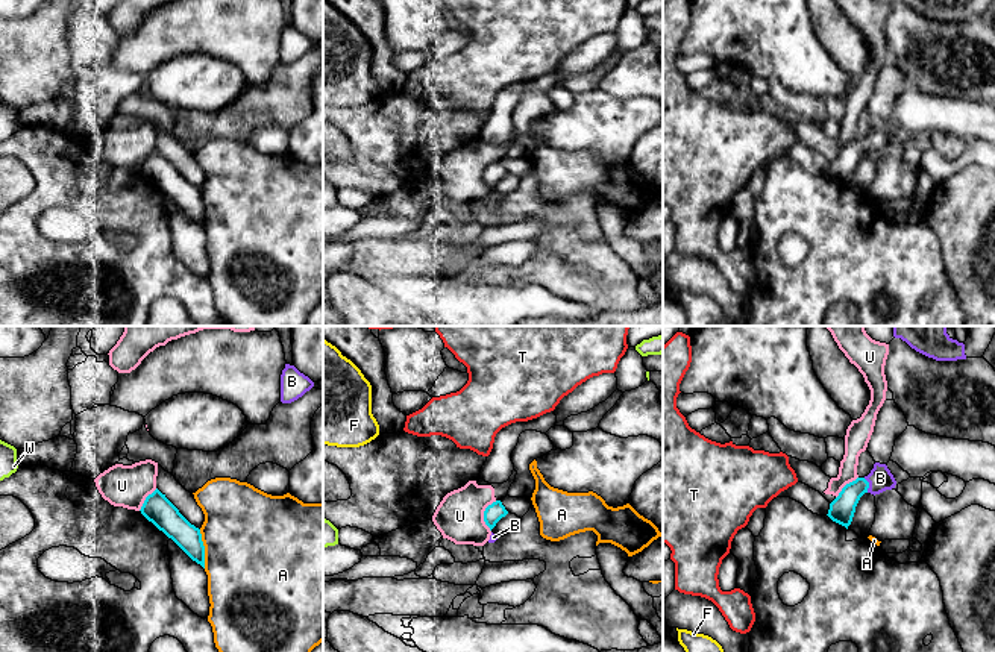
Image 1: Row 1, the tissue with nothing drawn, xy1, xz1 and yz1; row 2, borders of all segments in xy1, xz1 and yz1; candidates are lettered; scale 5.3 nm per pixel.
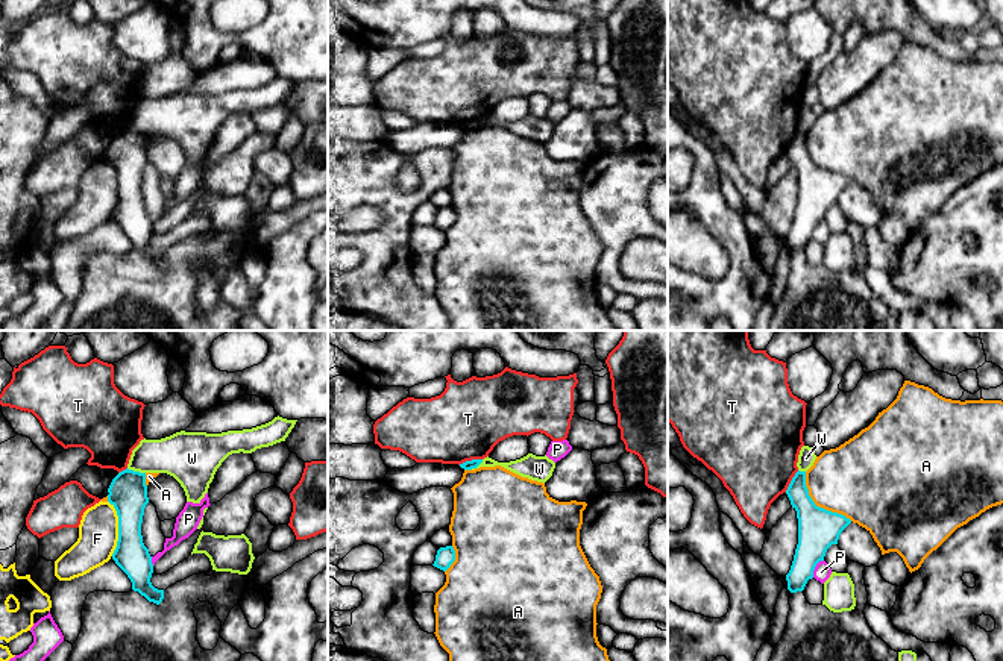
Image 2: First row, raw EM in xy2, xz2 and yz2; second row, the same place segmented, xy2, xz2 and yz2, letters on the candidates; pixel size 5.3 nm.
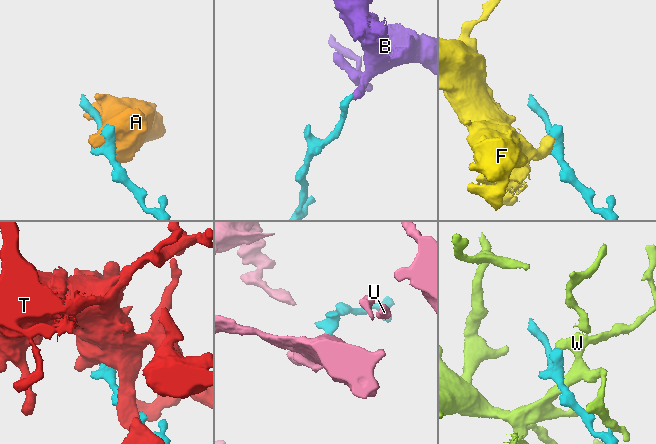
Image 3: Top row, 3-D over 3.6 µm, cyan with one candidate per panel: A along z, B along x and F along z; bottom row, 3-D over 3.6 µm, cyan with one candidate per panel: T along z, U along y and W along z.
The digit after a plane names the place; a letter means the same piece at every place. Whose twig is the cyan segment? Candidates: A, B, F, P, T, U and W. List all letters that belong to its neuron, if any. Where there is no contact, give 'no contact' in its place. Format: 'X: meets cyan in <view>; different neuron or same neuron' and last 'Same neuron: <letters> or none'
A: meets cyan in yz2; different neuron
B: meets cyan in yz1; same neuron
F: meets cyan in xy2; different neuron
P: meets cyan in yz2; different neuron
T: meets cyan in xz2; different neuron
U: meets cyan in xz1; different neuron
W: meets cyan in xy2; different neuron
Same neuron: B

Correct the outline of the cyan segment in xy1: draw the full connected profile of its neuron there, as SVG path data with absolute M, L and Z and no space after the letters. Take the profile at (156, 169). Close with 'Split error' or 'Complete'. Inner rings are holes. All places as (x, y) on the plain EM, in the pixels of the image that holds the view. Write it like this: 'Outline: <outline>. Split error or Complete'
Outline: M158 149L149 155L141 174L171 199L193 221L205 229L205 206L200 190L191 185Z. Complete

